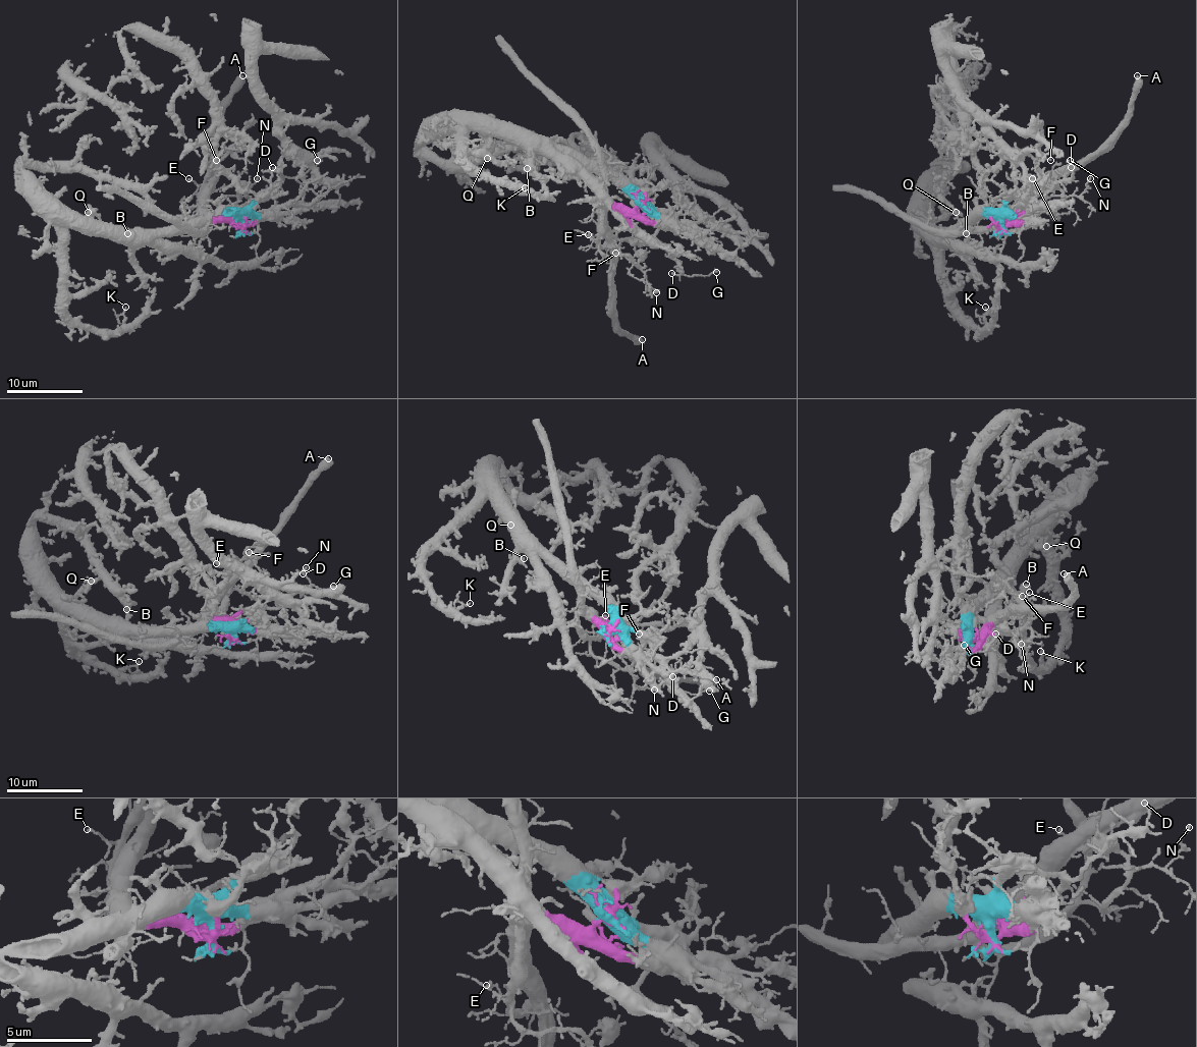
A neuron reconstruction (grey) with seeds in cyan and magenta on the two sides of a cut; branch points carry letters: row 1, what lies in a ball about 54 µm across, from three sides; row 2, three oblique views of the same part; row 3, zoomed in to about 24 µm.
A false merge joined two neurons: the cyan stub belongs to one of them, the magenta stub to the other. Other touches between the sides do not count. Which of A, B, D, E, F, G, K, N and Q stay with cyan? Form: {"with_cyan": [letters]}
{"with_cyan": ["B", "K", "Q"]}

